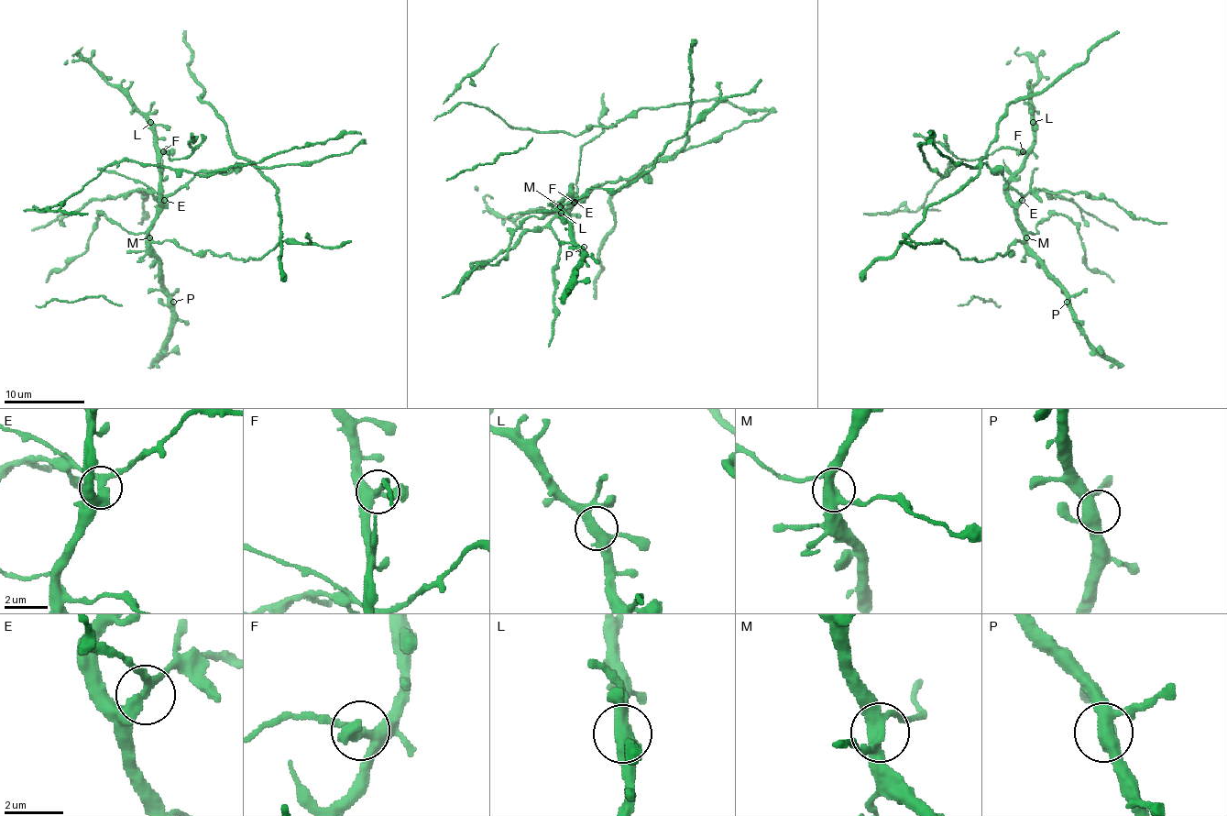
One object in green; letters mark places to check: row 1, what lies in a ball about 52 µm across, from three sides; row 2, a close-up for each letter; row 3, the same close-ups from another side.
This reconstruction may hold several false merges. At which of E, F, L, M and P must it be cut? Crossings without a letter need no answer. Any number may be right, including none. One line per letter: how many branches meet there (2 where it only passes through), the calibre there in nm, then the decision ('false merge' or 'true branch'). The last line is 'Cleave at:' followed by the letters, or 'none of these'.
E: 3 branches meet; 320 nm thick; false merge
F: 4 branches meet; 300 nm thick; false merge
L: 4 branches meet; 400 nm thick; true branch
M: 4 branches meet; 400 nm thick; false merge
P: 4 branches meet; 400 nm thick; true branch
Cleave at: E, F, M

